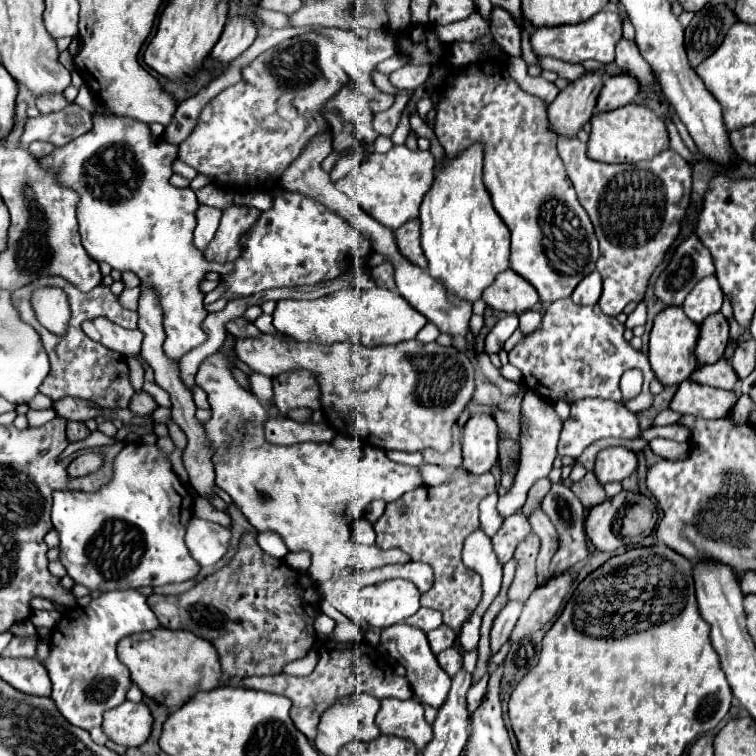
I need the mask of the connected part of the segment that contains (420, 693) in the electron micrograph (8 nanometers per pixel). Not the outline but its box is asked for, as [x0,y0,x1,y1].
[381,624,451,710]

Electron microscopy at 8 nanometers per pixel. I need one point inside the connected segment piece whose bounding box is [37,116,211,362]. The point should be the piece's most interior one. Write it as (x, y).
(130, 216)

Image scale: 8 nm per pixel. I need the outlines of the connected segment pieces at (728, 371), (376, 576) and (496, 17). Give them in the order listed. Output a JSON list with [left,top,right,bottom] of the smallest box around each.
[[691,358,739,390],[361,562,433,594],[491,6,521,56]]

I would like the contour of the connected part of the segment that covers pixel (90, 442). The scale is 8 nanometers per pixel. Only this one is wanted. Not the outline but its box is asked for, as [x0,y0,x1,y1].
[61,430,113,458]

